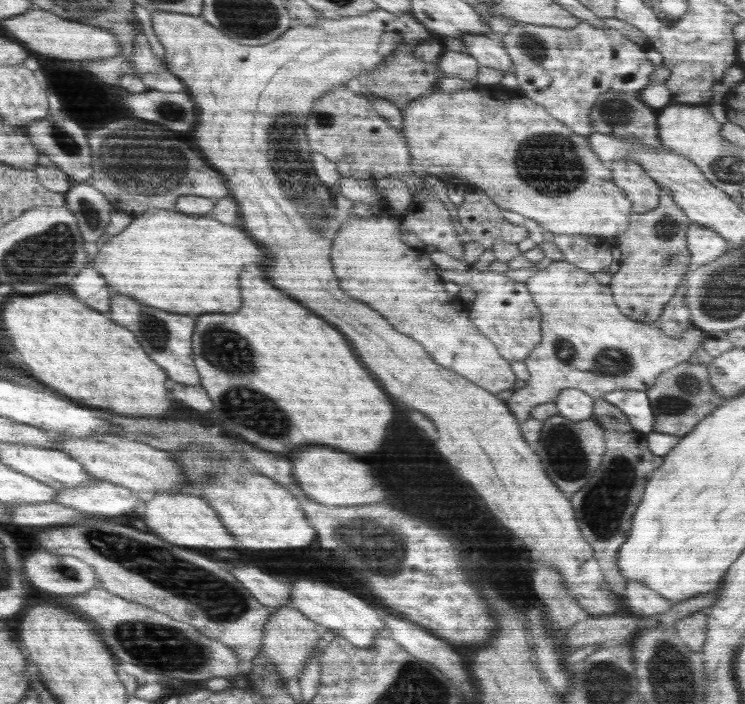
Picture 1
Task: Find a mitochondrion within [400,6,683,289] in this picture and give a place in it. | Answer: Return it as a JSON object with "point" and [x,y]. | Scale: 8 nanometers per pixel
{"point":[552,162]}

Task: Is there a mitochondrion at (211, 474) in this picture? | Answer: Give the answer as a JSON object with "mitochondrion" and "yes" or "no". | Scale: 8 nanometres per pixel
{"mitochondrion":"yes"}

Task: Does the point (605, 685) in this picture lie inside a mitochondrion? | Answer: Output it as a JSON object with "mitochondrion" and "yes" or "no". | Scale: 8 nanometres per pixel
{"mitochondrion":"yes"}

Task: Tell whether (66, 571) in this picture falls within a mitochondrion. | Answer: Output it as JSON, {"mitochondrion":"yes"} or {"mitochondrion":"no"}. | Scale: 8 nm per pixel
{"mitochondrion":"yes"}

